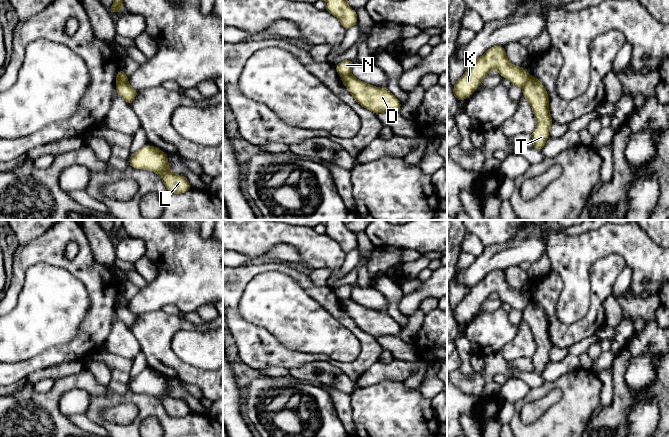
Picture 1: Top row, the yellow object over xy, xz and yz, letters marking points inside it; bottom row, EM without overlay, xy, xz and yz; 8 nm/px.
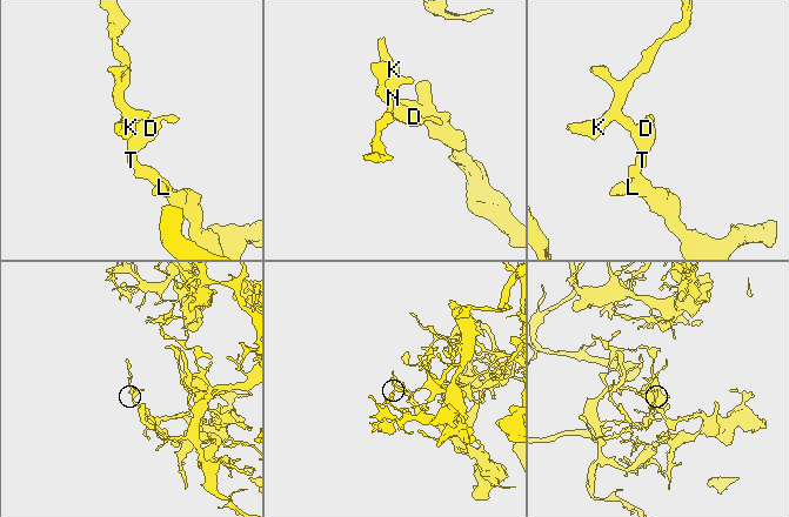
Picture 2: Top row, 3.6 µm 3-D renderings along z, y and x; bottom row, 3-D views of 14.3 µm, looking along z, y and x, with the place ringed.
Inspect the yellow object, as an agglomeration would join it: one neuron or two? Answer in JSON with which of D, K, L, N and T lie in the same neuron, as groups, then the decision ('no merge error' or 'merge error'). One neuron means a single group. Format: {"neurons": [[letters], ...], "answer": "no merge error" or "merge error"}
{"neurons": [["D", "L", "T"], ["K", "N"]], "answer": "merge error"}

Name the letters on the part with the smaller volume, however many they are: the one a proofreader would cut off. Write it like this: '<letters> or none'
K, N

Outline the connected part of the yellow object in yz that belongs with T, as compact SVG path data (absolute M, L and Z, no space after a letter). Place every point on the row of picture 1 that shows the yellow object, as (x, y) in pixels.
M530 76L526 81L522 96L532 107L536 120L535 129L531 134L533 147L541 151L549 137L549 129L554 122L549 112L549 96L545 87L534 76Z

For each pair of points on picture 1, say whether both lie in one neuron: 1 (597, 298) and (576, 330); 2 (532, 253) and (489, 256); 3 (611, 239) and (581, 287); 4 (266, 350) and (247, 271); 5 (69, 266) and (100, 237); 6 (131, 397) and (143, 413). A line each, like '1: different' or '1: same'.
1: same
2: same
3: same
4: same
5: different
6: same

